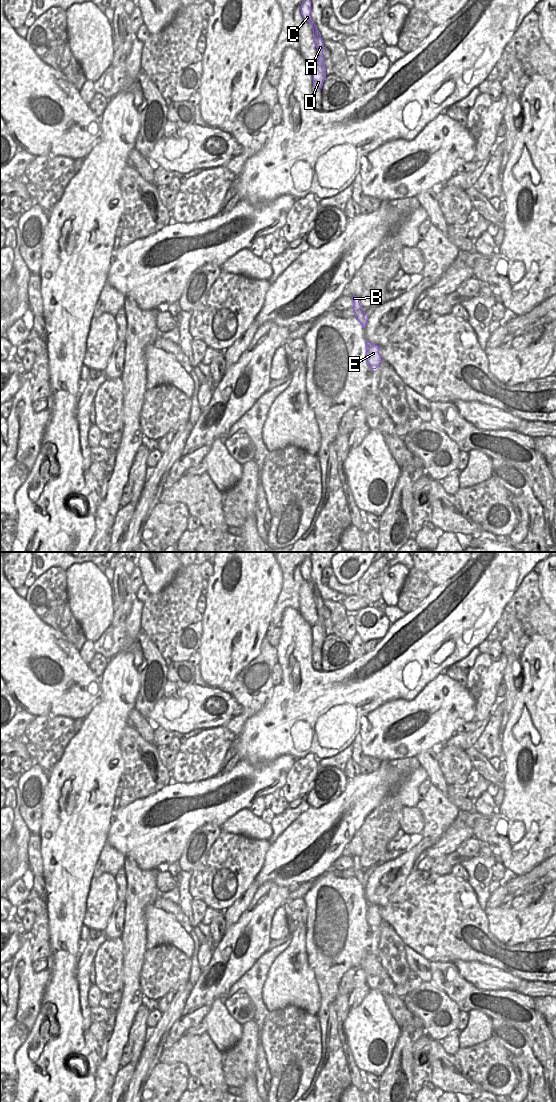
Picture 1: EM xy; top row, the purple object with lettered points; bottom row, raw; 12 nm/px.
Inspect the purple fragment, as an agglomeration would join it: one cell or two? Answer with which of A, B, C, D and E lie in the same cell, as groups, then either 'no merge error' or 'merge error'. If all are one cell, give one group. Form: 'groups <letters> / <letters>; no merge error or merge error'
groups A B C D E; no merge error

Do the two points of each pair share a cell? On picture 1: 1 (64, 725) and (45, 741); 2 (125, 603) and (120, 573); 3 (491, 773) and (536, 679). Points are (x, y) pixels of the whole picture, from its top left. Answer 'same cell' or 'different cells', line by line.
1: same cell
2: same cell
3: different cells

